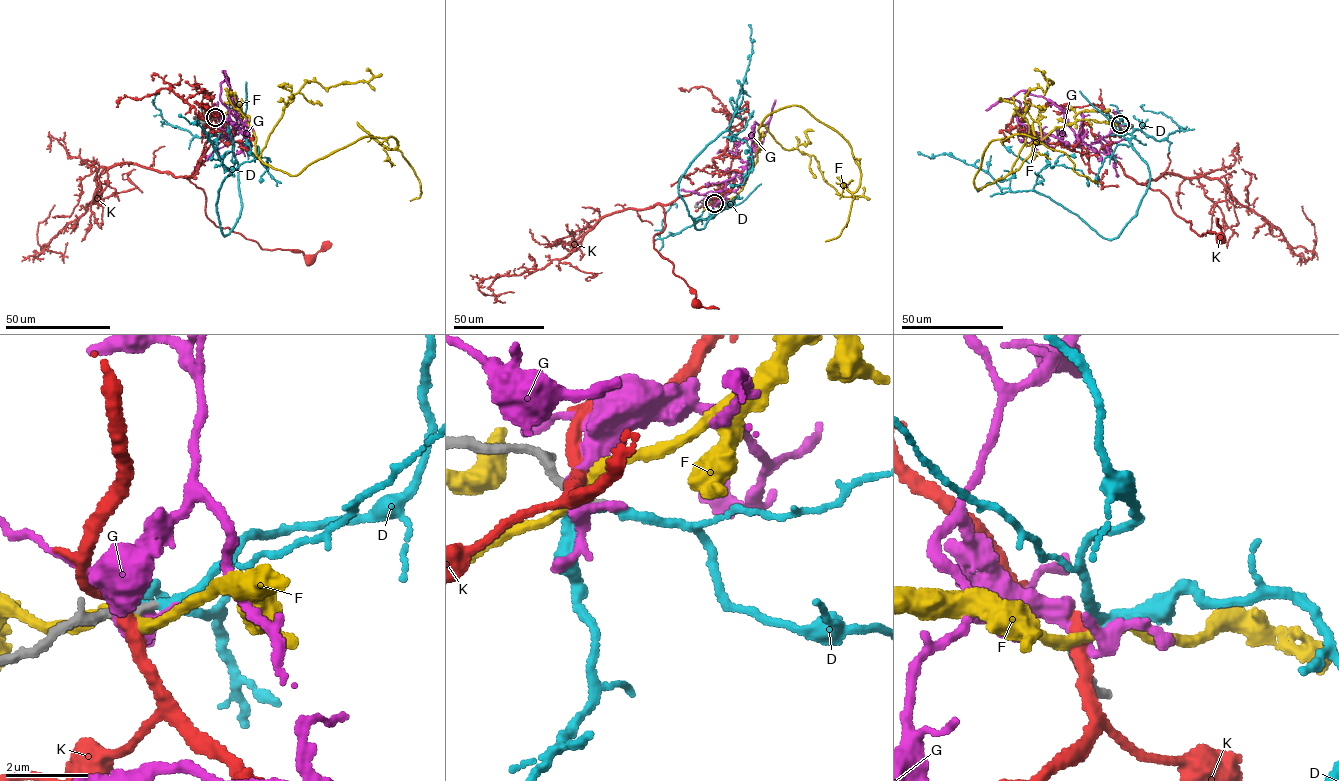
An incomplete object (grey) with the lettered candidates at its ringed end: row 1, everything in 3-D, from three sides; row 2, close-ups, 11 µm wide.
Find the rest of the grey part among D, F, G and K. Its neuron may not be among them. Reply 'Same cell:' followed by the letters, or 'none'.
Same cell: none

